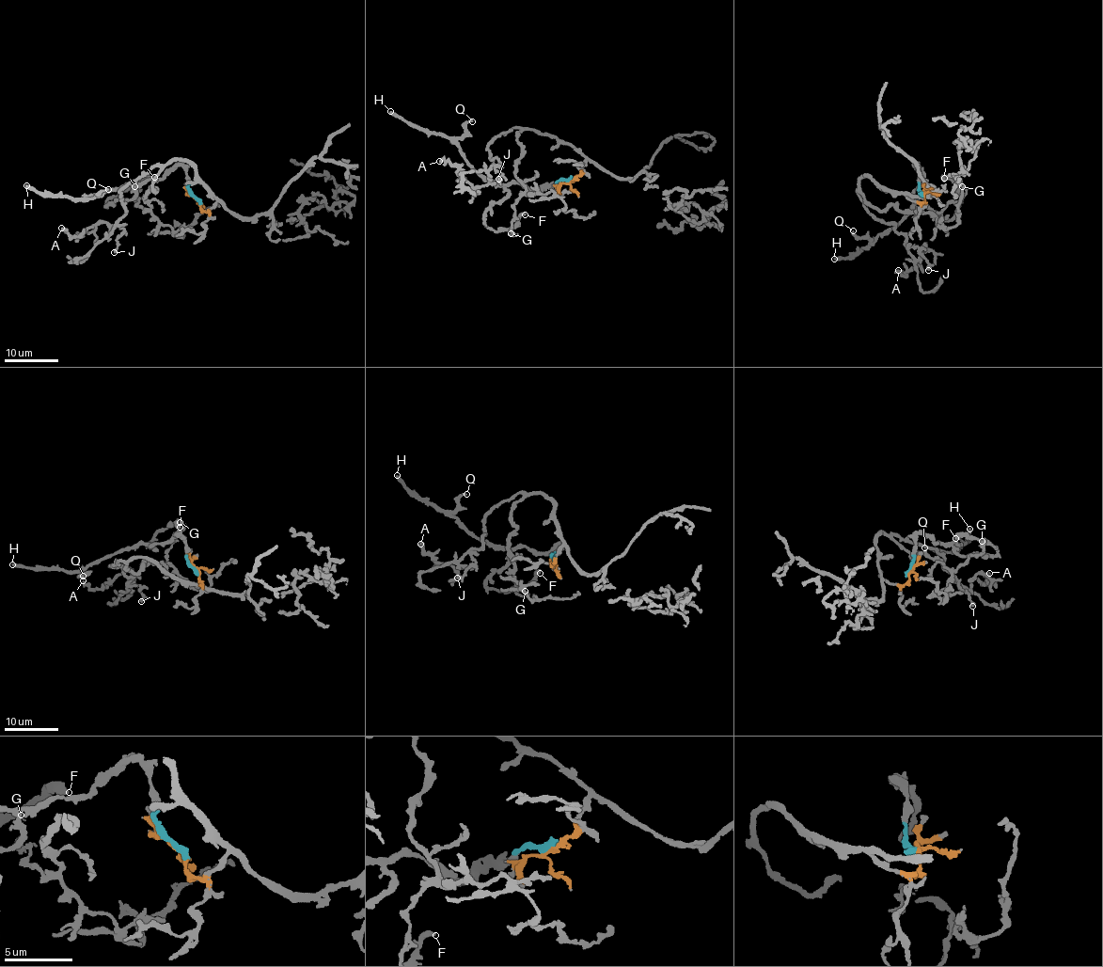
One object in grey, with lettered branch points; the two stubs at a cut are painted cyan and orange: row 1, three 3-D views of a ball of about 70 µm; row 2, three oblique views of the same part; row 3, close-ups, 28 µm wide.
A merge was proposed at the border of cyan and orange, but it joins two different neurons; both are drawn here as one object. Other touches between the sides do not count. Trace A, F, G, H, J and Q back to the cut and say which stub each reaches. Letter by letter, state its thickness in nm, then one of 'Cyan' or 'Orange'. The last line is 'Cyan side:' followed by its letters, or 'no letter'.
A: Thickness 240 nm. Orange
F: Thickness 460 nm. Cyan
G: Thickness 360 nm. Orange
H: Thickness 360 nm. Cyan
J: Thickness 200 nm. Orange
Q: Thickness 140 nm. Cyan
Cyan side: F, H, Q

